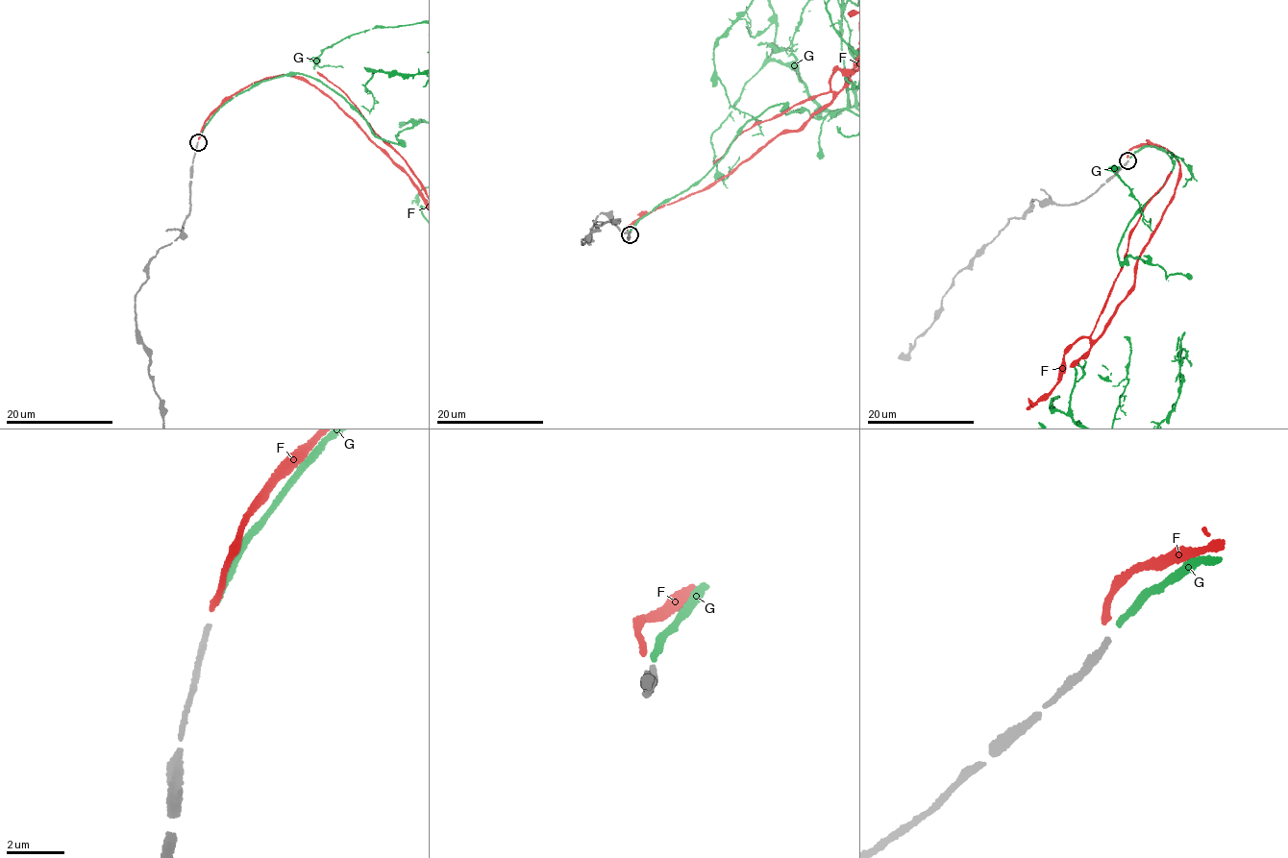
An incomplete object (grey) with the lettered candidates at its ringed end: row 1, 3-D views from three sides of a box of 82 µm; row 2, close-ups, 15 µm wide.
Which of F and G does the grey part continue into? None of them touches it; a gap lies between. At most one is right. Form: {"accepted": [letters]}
{"accepted": ["G"]}

